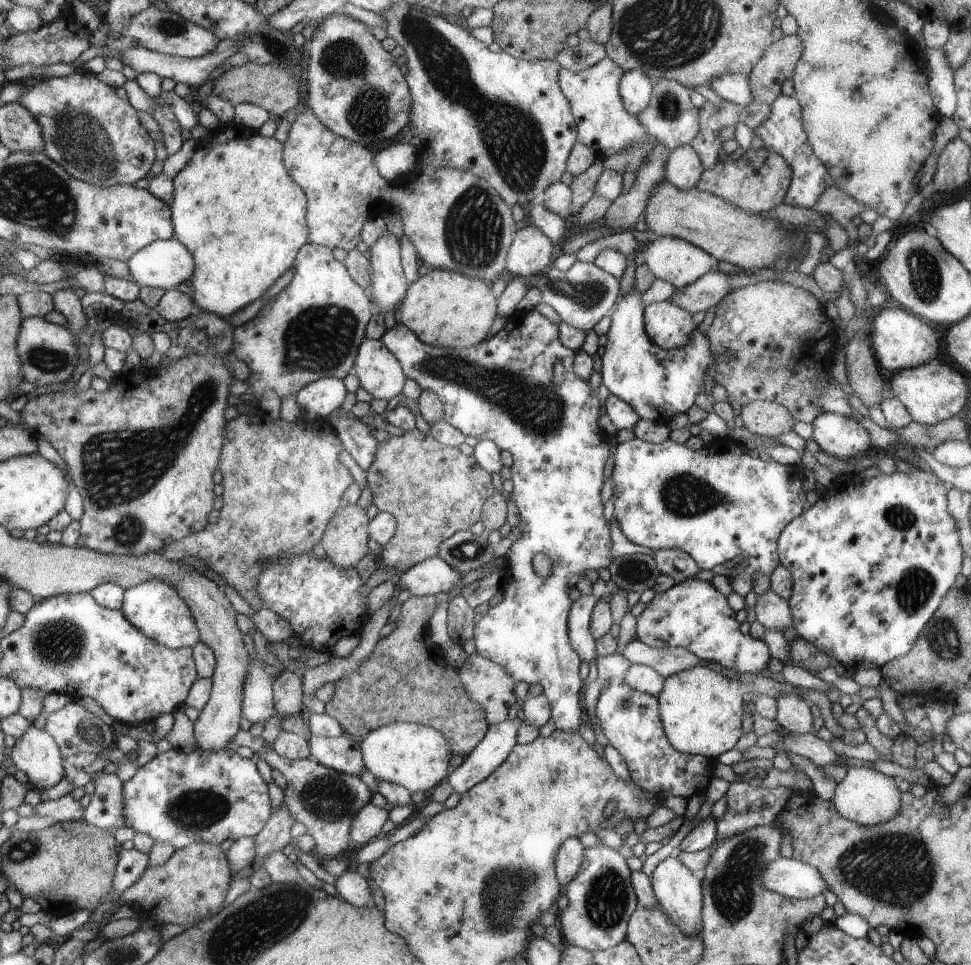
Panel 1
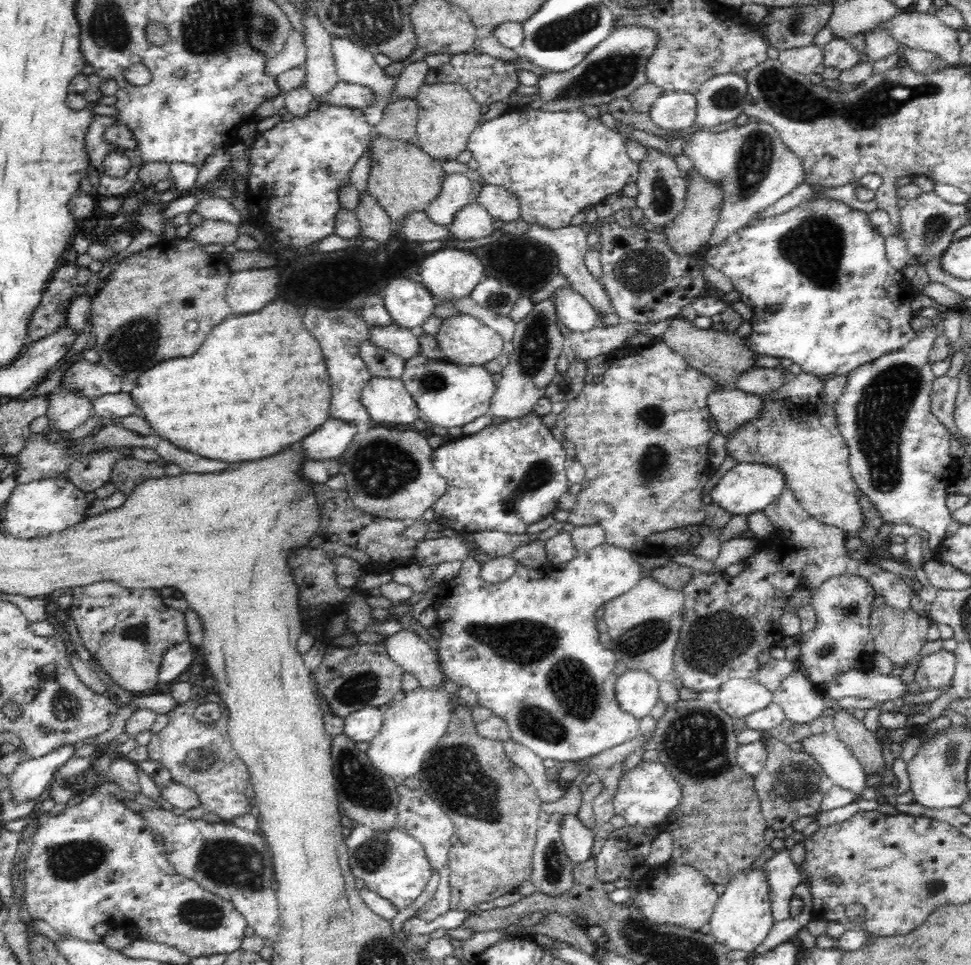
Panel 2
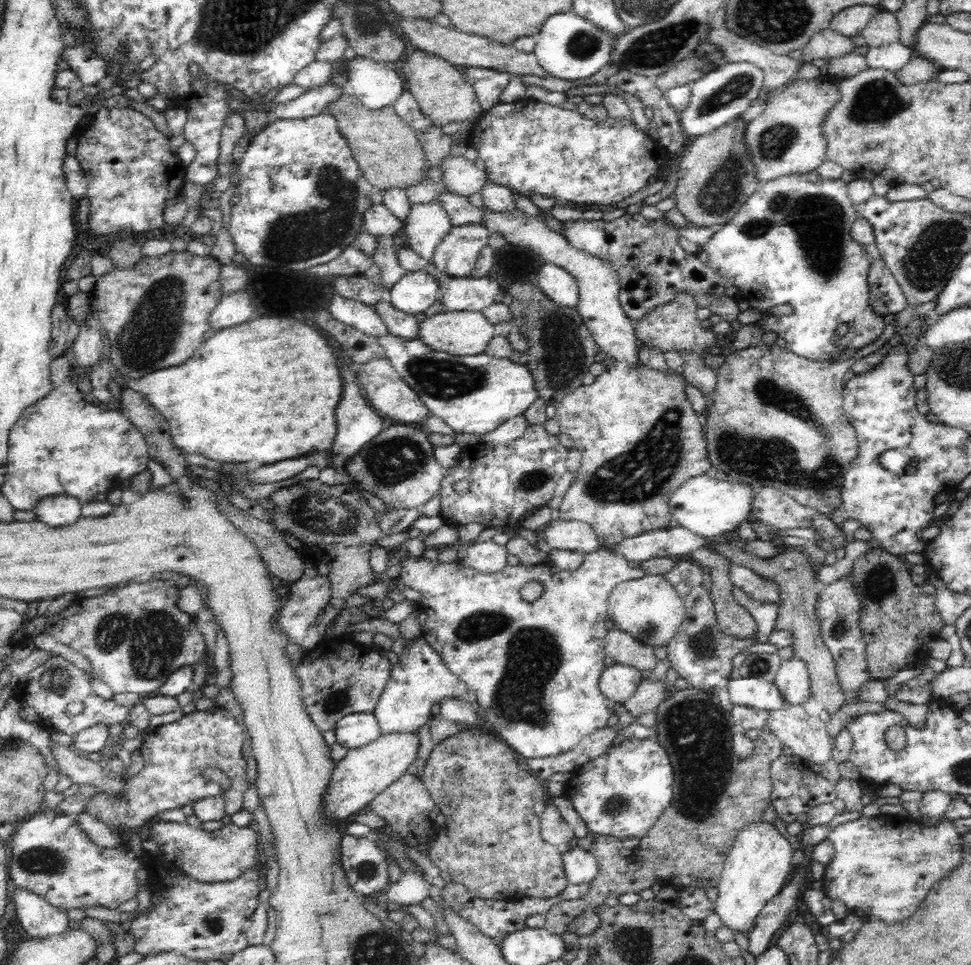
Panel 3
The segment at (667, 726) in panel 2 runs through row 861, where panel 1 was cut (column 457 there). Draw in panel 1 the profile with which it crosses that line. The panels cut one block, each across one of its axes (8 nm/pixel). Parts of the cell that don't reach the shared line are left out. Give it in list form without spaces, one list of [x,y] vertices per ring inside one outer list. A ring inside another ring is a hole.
[[[411,596],[402,605],[398,605],[394,614],[395,629],[378,641],[374,652],[358,670],[346,674],[342,680],[332,682],[336,690],[332,700],[325,704],[325,712],[338,720],[345,733],[358,743],[377,728],[402,722],[414,722],[439,729],[448,738],[452,752],[462,756],[468,756],[486,738],[487,731],[490,730],[486,709],[471,699],[467,689],[460,684],[459,671],[448,664],[443,649],[431,640],[429,620],[436,610],[435,596]]]

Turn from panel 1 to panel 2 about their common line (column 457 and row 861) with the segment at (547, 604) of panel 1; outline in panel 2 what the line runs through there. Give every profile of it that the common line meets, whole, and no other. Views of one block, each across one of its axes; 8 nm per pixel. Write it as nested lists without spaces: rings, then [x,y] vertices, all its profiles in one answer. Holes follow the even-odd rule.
[[[355,823],[345,843],[353,875],[364,880],[369,891],[377,892],[398,907],[398,912],[420,896],[434,873],[422,844],[397,827],[386,832]]]

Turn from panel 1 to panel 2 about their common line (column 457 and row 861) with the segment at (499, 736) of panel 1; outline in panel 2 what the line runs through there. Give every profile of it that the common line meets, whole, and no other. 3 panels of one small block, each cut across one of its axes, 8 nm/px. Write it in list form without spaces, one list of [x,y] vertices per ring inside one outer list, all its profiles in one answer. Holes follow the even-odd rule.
[[[790,850],[776,851],[774,856],[763,865],[768,875],[770,885],[771,909],[774,922],[780,922],[792,916],[791,900],[794,898],[794,888],[800,882],[800,871],[790,858]]]

